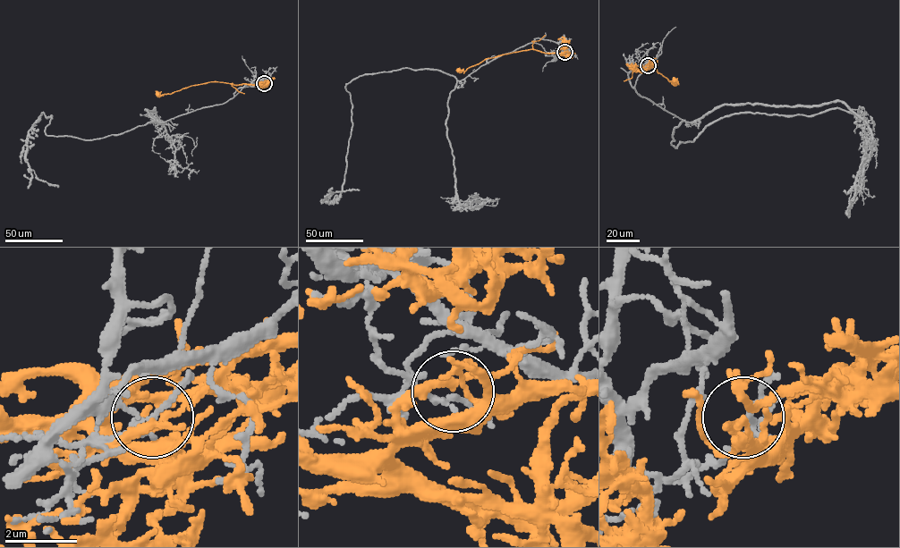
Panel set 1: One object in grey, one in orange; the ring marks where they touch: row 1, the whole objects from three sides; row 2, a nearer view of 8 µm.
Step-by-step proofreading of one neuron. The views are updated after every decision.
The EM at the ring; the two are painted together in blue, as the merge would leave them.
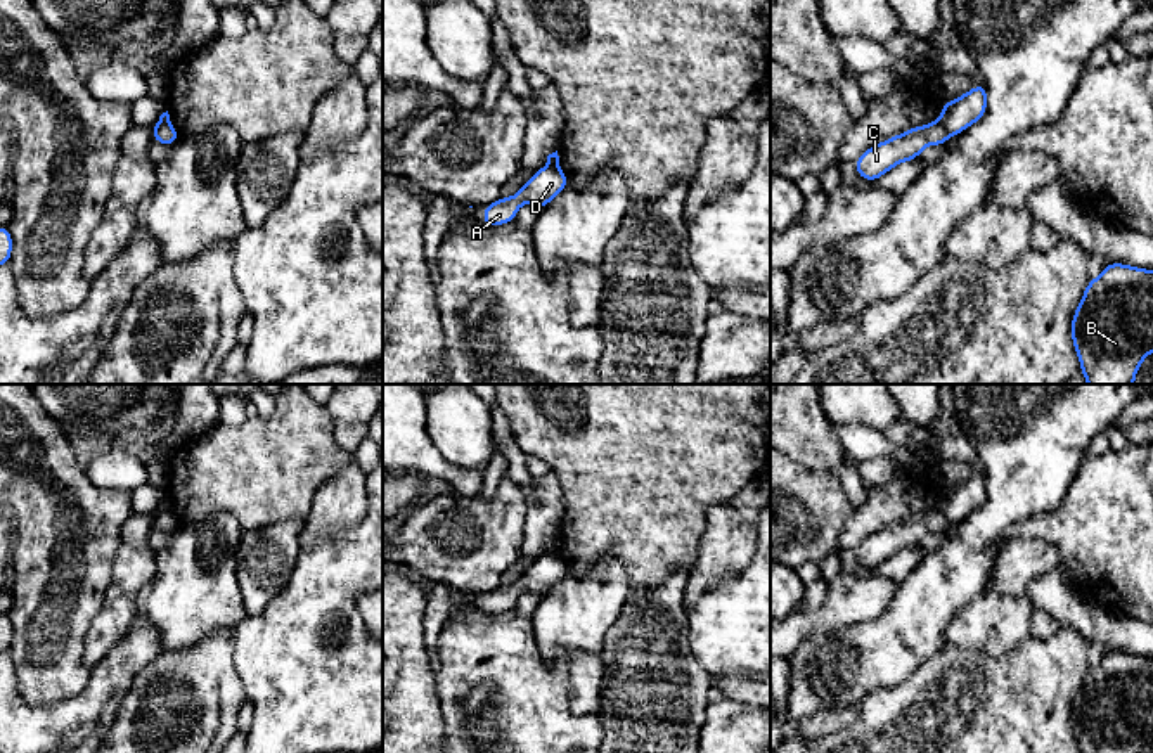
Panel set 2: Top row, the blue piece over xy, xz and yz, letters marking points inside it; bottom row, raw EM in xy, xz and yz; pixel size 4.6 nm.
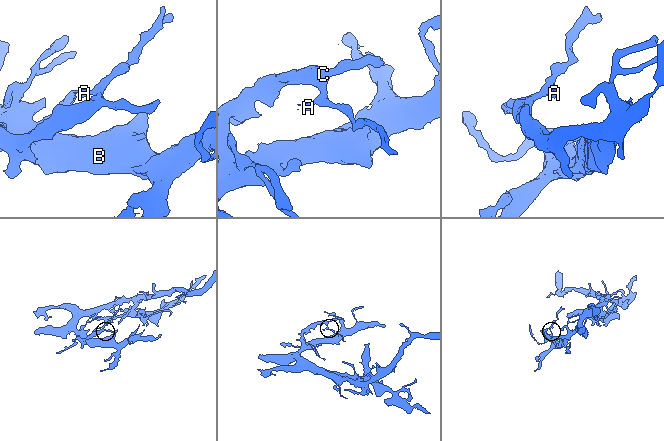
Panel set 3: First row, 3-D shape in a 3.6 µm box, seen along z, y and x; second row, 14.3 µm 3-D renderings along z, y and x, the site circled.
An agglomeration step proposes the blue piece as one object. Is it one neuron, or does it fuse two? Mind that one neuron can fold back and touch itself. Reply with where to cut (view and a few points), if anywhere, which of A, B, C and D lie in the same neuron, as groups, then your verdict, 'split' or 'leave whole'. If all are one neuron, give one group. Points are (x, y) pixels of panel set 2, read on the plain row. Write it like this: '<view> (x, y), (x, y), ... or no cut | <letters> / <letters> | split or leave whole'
yz (937, 508), (949, 523) | A D / B C | split

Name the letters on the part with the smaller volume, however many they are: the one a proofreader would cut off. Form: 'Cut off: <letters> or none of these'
Cut off: A, D

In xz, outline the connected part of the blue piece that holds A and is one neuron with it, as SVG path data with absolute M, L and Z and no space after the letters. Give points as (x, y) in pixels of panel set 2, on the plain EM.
M544 554L535 559L512 585L499 585L495 590L485 592L485 608L481 613L497 615L512 611L523 592L530 590L542 597L559 583L566 573L568 564L561 556Z

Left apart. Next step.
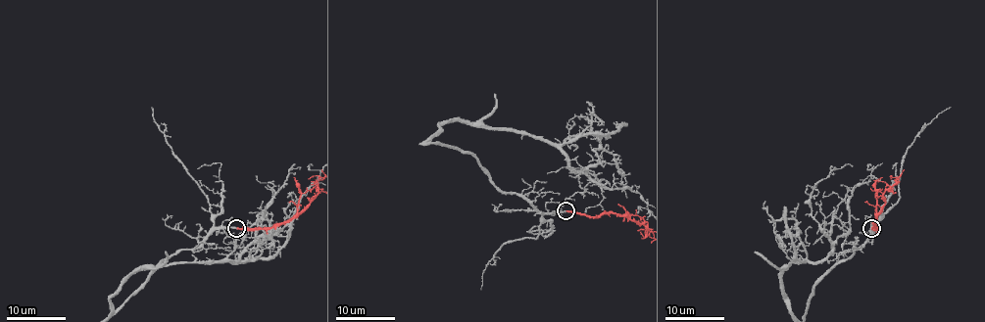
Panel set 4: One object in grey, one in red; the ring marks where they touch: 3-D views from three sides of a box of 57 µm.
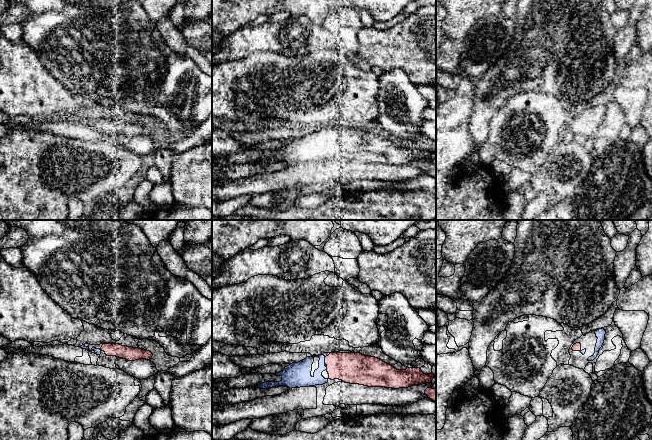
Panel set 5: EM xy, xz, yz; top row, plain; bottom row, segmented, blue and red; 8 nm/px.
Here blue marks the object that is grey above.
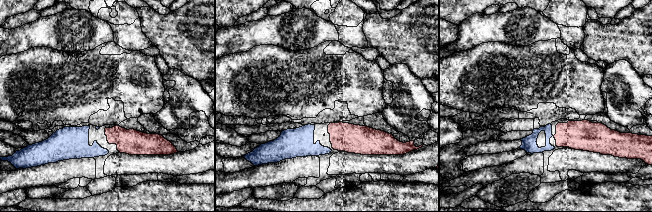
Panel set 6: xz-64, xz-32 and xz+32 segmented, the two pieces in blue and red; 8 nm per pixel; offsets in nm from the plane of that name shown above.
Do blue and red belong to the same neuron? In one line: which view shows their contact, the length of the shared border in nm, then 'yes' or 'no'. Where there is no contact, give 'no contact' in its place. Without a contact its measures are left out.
xz | 60 nm | yes

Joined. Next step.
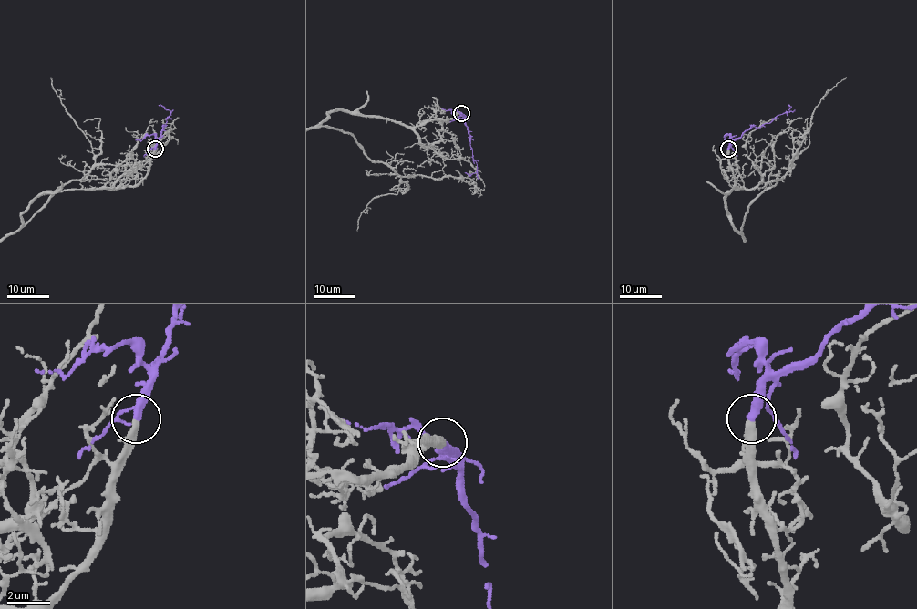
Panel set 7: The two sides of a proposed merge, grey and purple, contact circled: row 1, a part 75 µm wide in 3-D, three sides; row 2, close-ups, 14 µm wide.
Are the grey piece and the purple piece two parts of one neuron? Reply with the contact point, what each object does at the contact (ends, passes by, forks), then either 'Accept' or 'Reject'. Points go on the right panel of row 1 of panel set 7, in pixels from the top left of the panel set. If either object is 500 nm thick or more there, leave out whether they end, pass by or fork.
Place: (728, 149). At the ring grey passes by. At the ring purple ends. Accept

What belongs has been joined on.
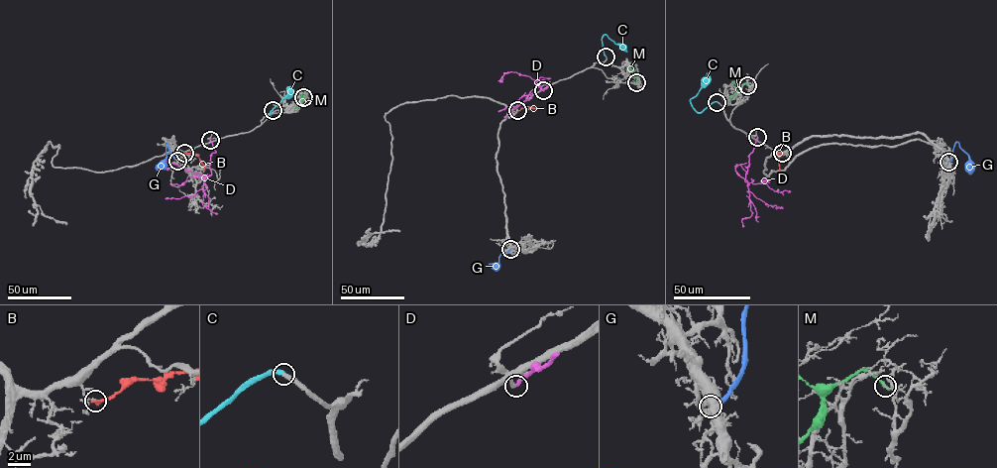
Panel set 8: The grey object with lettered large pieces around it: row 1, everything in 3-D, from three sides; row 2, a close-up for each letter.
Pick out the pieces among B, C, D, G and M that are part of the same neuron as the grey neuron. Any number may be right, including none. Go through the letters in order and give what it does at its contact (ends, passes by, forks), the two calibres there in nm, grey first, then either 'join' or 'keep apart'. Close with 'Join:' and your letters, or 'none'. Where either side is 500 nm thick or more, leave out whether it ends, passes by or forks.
B: it ends; calibres 100 and 320 nm; keep apart
C: it ends; calibres 280 and 360 nm; join
D: it ends; calibres 160 and 280 nm; keep apart
G: it ends; calibres 200 and 320 nm; keep apart
M: it ends; calibres 100 and 240 nm; keep apart
Join: C

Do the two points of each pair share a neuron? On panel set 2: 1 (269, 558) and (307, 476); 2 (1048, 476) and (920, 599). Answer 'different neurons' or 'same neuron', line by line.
1: different neurons
2: same neuron

